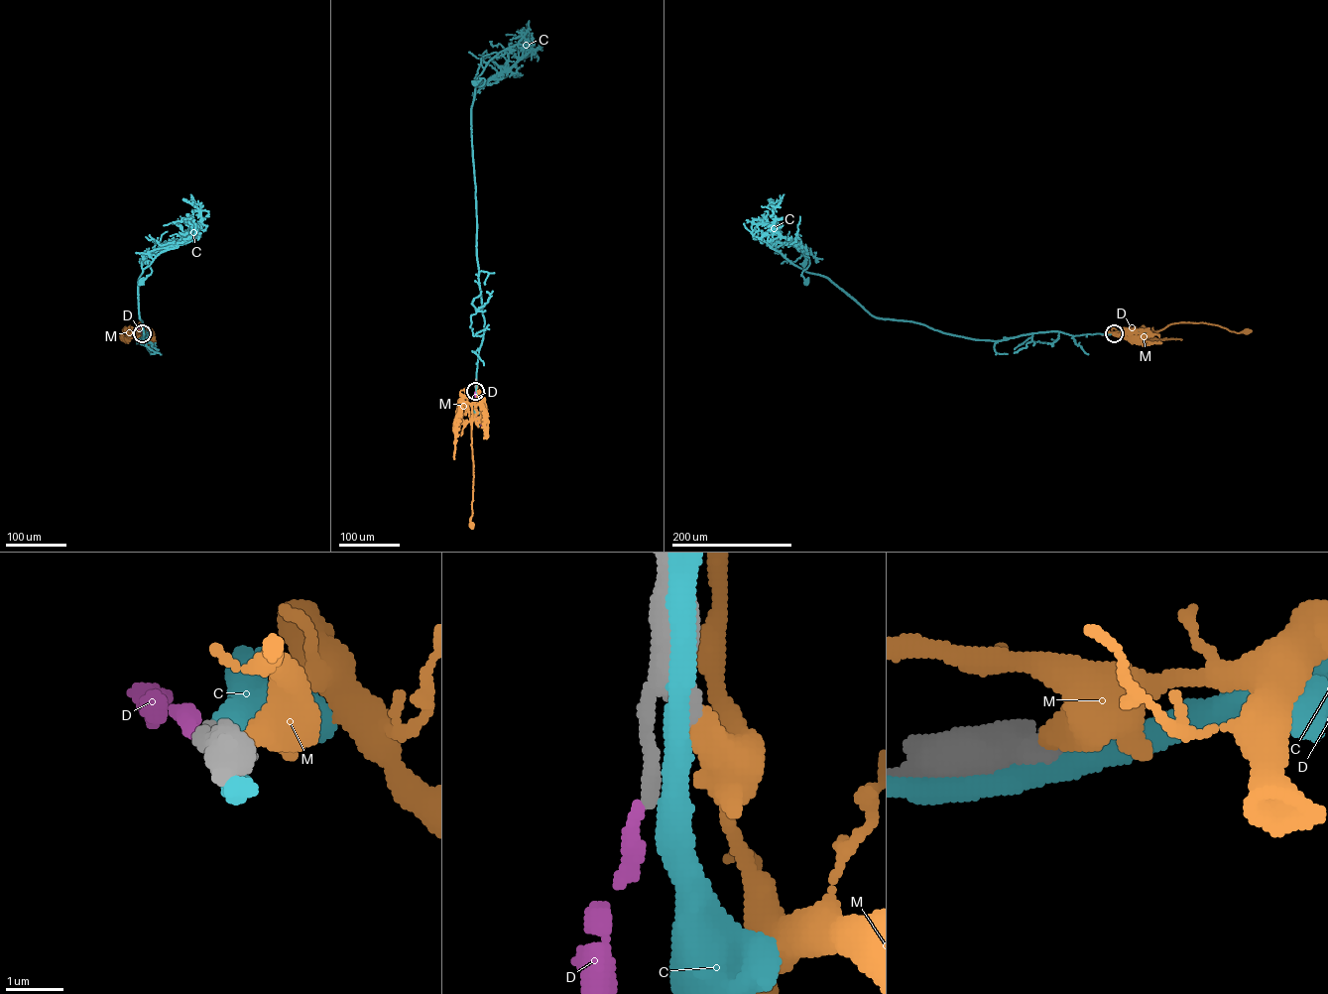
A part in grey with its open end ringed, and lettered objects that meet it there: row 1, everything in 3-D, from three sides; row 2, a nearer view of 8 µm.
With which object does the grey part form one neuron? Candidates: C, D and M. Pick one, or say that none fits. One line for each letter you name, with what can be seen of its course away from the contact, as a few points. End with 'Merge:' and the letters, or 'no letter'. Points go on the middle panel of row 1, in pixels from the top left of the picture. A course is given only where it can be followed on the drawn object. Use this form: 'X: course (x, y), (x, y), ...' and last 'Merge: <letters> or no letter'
D: course (475, 391), (474, 416), (481, 426)
Merge: D

